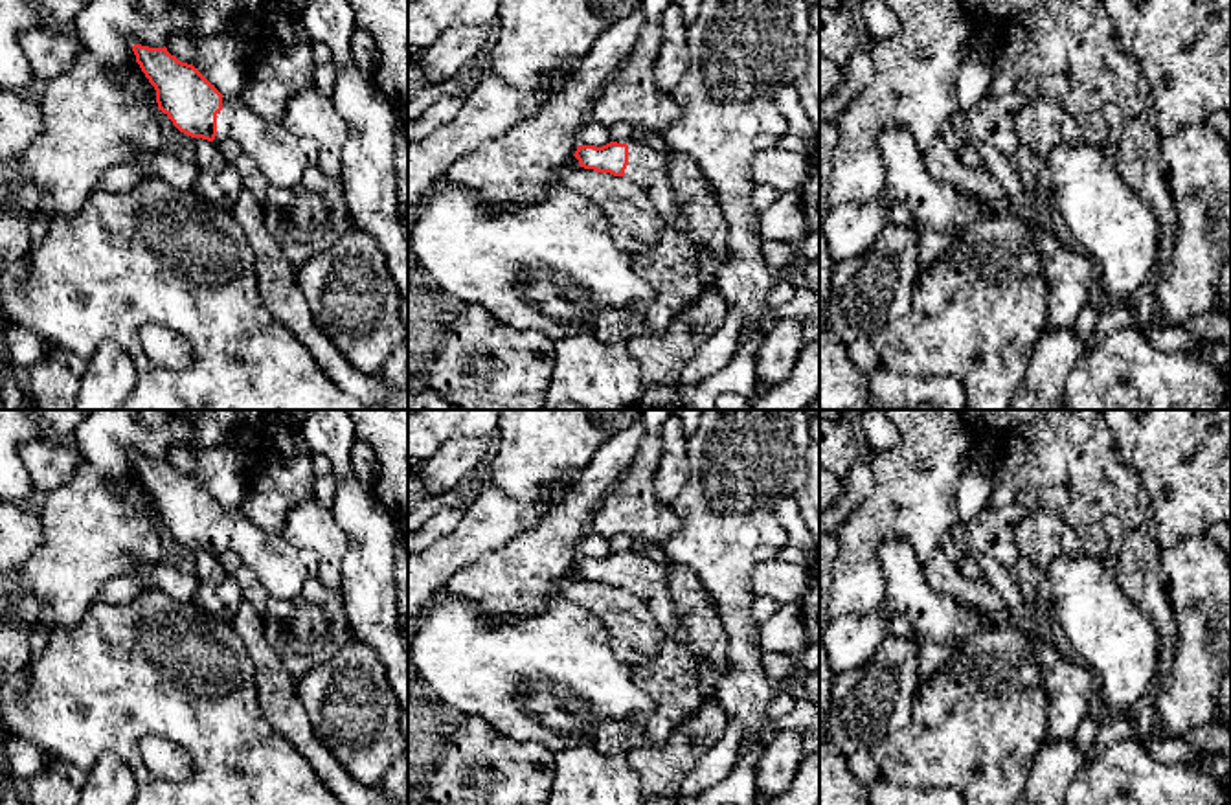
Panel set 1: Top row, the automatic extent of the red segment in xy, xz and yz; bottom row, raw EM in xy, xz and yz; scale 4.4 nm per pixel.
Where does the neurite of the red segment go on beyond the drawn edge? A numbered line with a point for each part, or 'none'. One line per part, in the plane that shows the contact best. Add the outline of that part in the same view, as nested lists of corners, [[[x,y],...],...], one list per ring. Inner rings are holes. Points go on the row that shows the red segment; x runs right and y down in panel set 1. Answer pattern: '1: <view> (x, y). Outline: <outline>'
1: xy (283, 157). Outline: [[[222,96],[222,110],[217,114],[217,136],[213,143],[219,147],[226,140],[233,140],[243,154],[248,154],[257,164],[270,186],[294,186],[309,167],[318,165],[316,142],[292,134],[283,123],[266,121],[241,99]]]

